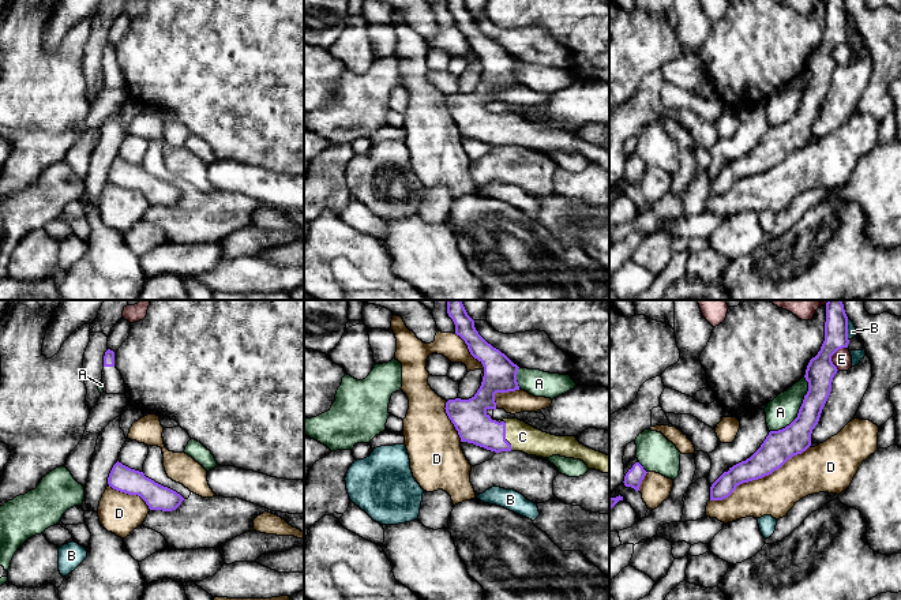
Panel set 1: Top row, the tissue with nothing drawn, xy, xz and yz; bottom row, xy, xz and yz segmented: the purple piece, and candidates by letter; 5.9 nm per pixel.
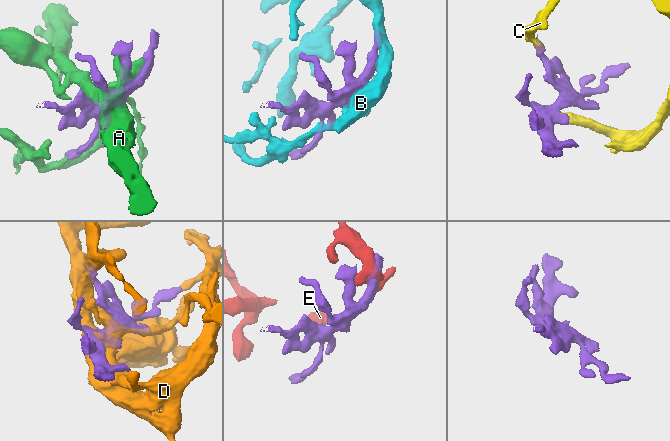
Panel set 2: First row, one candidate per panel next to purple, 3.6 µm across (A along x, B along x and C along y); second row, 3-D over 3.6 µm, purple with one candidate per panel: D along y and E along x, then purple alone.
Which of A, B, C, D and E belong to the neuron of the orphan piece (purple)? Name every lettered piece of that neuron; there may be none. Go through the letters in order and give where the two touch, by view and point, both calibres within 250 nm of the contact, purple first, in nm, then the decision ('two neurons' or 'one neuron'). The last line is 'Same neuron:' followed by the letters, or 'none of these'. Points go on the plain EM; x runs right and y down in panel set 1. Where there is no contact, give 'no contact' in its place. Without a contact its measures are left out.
A: contact yz (799, 104); calibres 190 and 170 nm; two neurons
B: contact yz (847, 23); calibres 140 and 50 nm; two neurons
C: contact xz (505, 124); calibres 200 and 160 nm; one neuron
D: contact yz (759, 172); calibres 190 and 240 nm; two neurons
E: contact yz (832, 49); calibres 170 and 110 nm; two neurons
Same neuron: C

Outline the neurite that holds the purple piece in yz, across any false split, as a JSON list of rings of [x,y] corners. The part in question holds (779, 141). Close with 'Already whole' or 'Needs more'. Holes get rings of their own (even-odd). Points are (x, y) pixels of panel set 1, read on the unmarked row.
[[[826,0],[825,35],[806,64],[808,86],[797,112],[785,123],[770,125],[761,142],[746,155],[724,166],[710,181],[710,195],[728,192],[737,180],[762,173],[780,164],[789,153],[811,140],[811,128],[830,90],[837,61],[831,50],[848,42],[848,11],[844,0]]]. Already whole

